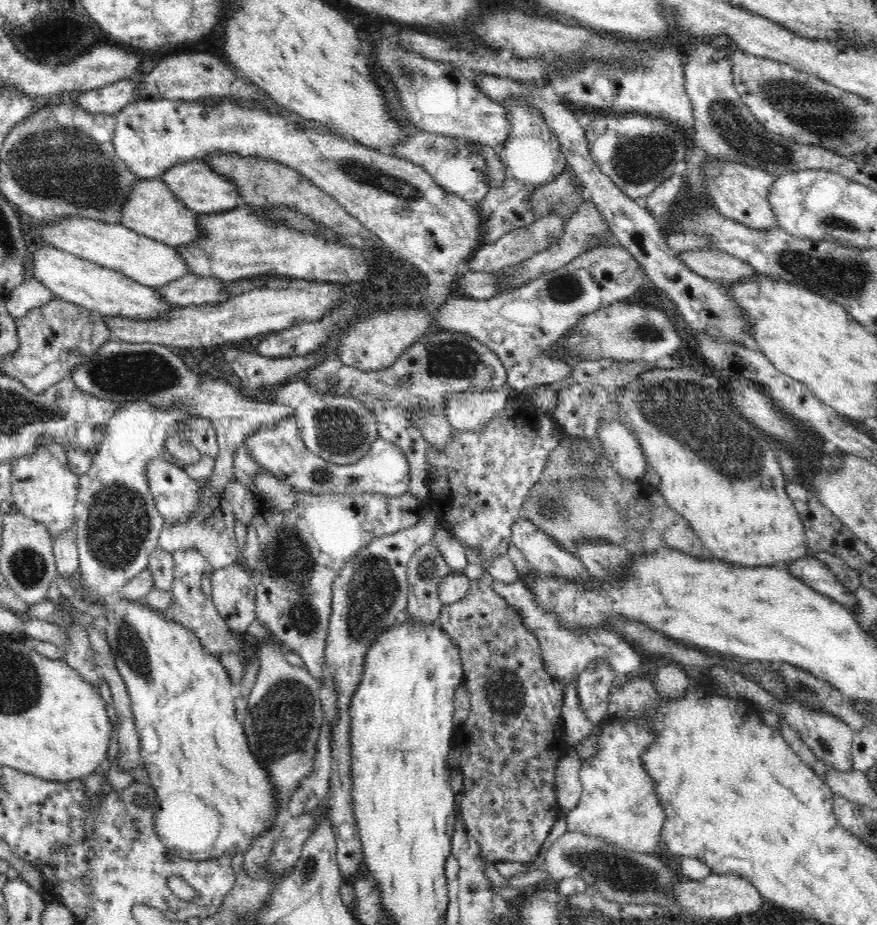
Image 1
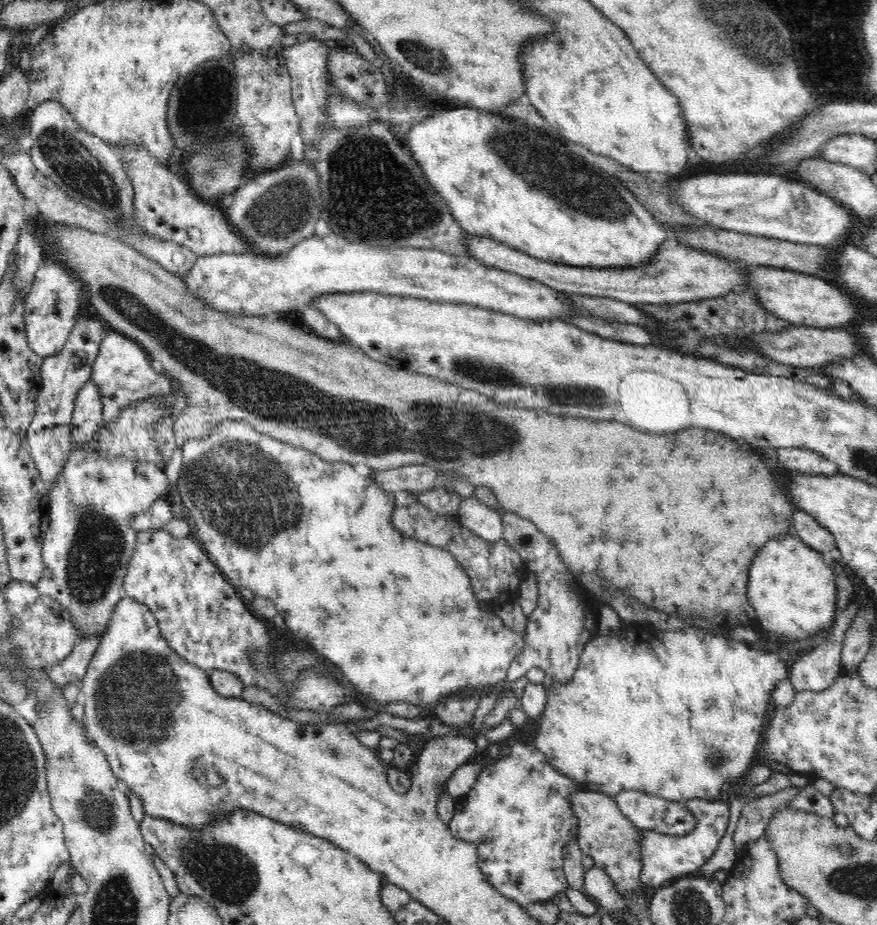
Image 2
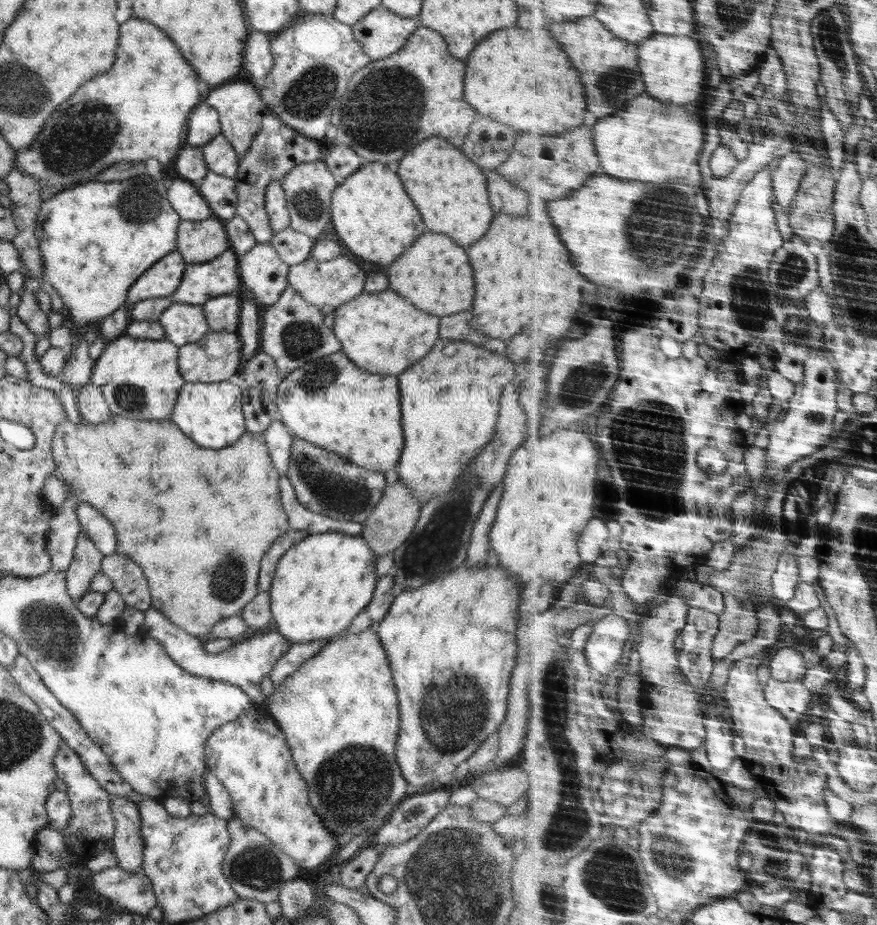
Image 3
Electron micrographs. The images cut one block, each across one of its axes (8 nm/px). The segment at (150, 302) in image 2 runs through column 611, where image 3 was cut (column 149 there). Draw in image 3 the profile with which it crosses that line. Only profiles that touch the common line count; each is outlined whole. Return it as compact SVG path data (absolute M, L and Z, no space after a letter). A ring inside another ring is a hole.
M111 413L110 418L100 424L88 422L74 424L69 420L58 424L58 426L55 426L51 448L55 468L58 468L56 476L69 485L78 503L88 502L100 514L104 512L103 515L114 526L117 540L116 553L126 555L136 563L142 562L140 567L144 570L144 575L148 578L148 586L151 589L151 606L166 615L175 625L184 629L189 635L196 636L205 643L210 637L212 625L215 625L224 617L240 614L246 604L257 595L259 592L257 585L258 570L260 570L260 562L262 562L260 558L270 548L270 544L276 542L278 537L284 535L290 529L288 515L283 509L280 498L278 469L274 467L274 463L270 459L268 445L264 442L262 433L253 433L247 430L234 444L227 446L227 448L208 450L208 448L200 448L198 444L194 444L188 436L184 436L180 432L176 424L168 422L168 420L162 420L162 422L136 420L114 416Z

